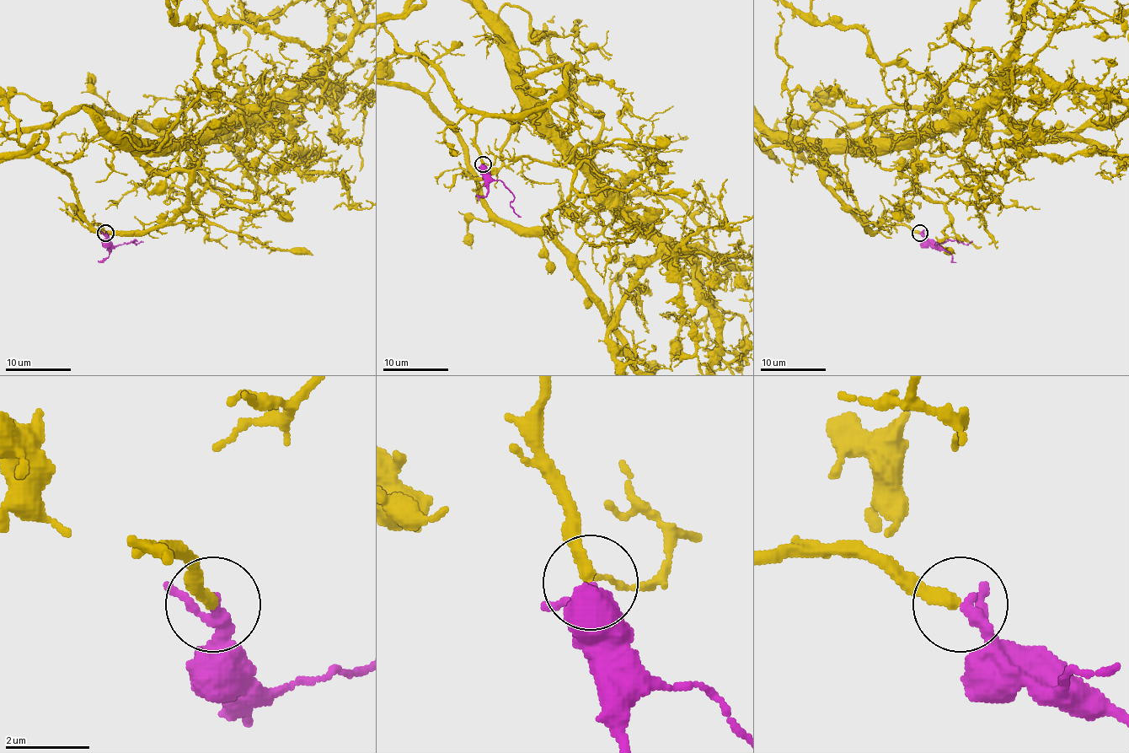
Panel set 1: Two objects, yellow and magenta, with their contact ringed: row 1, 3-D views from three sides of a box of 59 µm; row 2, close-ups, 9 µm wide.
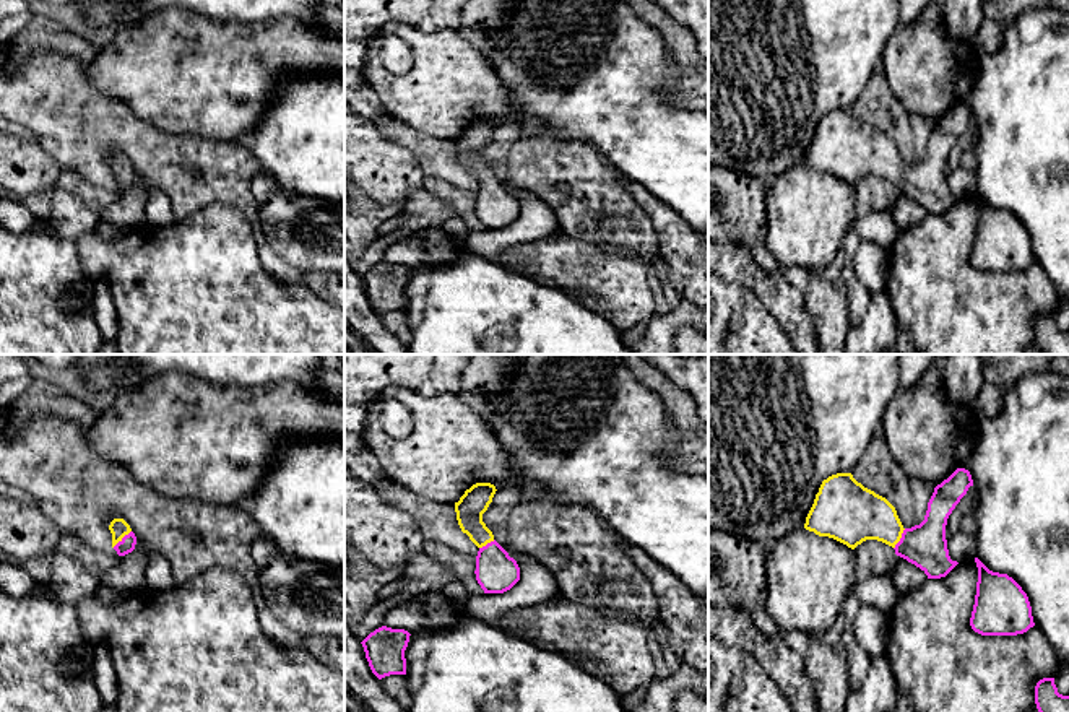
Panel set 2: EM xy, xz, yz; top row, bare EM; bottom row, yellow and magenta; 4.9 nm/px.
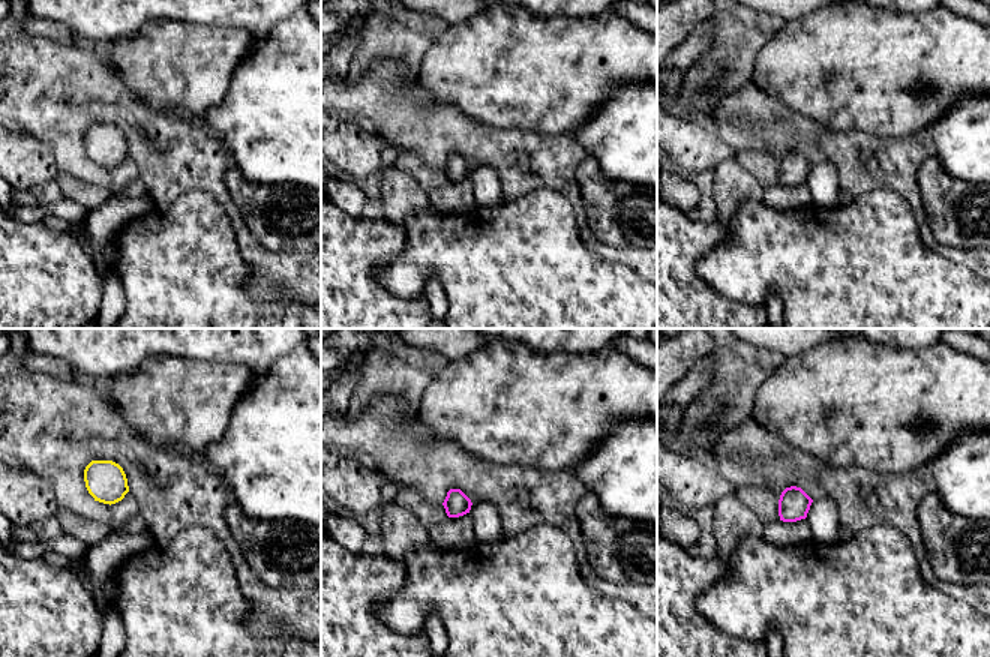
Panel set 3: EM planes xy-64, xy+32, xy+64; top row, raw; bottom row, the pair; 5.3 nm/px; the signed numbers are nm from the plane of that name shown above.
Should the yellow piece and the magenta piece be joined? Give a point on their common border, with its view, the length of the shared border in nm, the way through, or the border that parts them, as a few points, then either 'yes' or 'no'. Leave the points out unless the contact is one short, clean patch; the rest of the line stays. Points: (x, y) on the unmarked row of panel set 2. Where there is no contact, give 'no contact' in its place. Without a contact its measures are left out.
meets yellow in xy at (121, 174); contact 130 nm long; runs through xy (119, 163), (121, 174), (127, 181); yes

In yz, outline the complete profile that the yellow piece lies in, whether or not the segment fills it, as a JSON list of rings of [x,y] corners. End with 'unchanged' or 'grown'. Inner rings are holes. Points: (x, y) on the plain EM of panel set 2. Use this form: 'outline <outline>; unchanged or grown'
outline [[[957,104],[934,124],[924,156],[905,164],[885,133],[864,124],[851,109],[837,109],[822,117],[804,164],[851,185],[866,176],[882,177],[928,215],[941,215],[959,200],[949,192],[946,161],[970,122],[970,107]]]; grown

